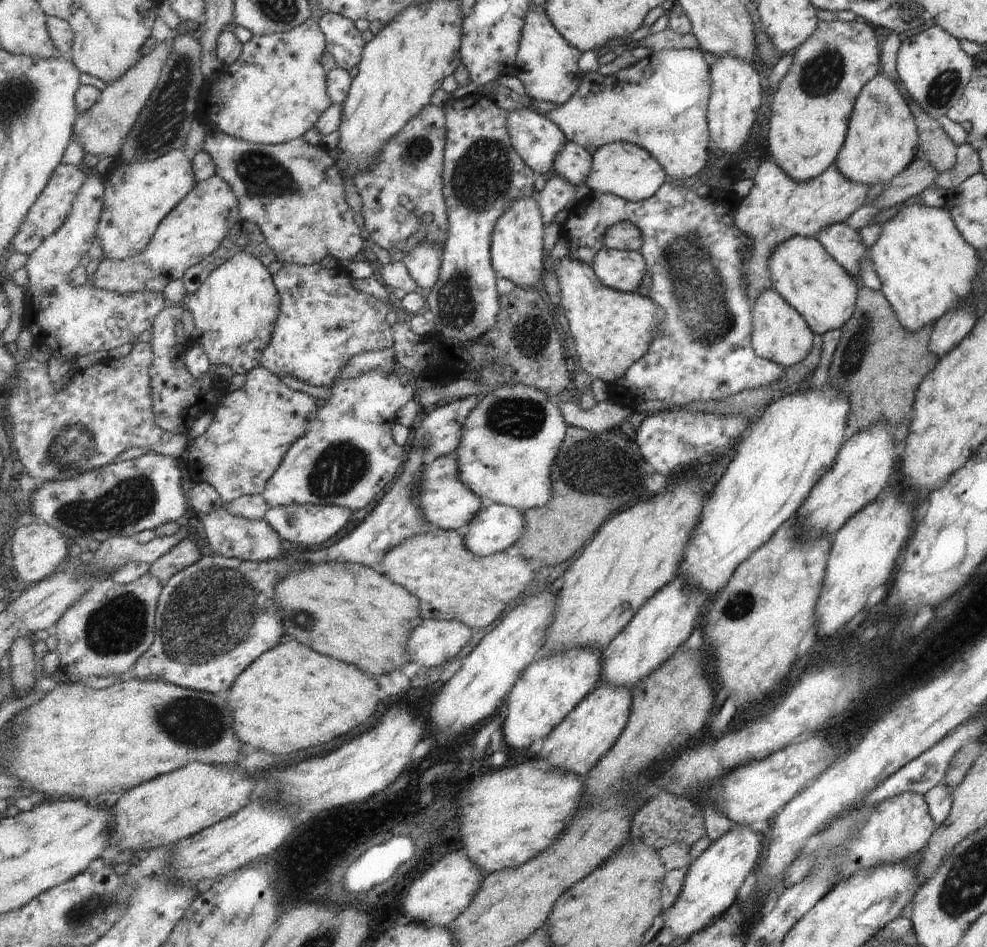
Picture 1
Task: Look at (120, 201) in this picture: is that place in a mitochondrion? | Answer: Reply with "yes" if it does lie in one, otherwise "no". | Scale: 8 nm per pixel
no

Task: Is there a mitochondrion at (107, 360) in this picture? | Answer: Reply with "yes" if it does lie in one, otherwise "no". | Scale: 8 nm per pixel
no

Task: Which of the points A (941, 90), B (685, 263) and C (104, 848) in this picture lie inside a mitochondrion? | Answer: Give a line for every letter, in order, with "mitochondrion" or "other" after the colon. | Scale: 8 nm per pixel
A: mitochondrion
B: mitochondrion
C: other

